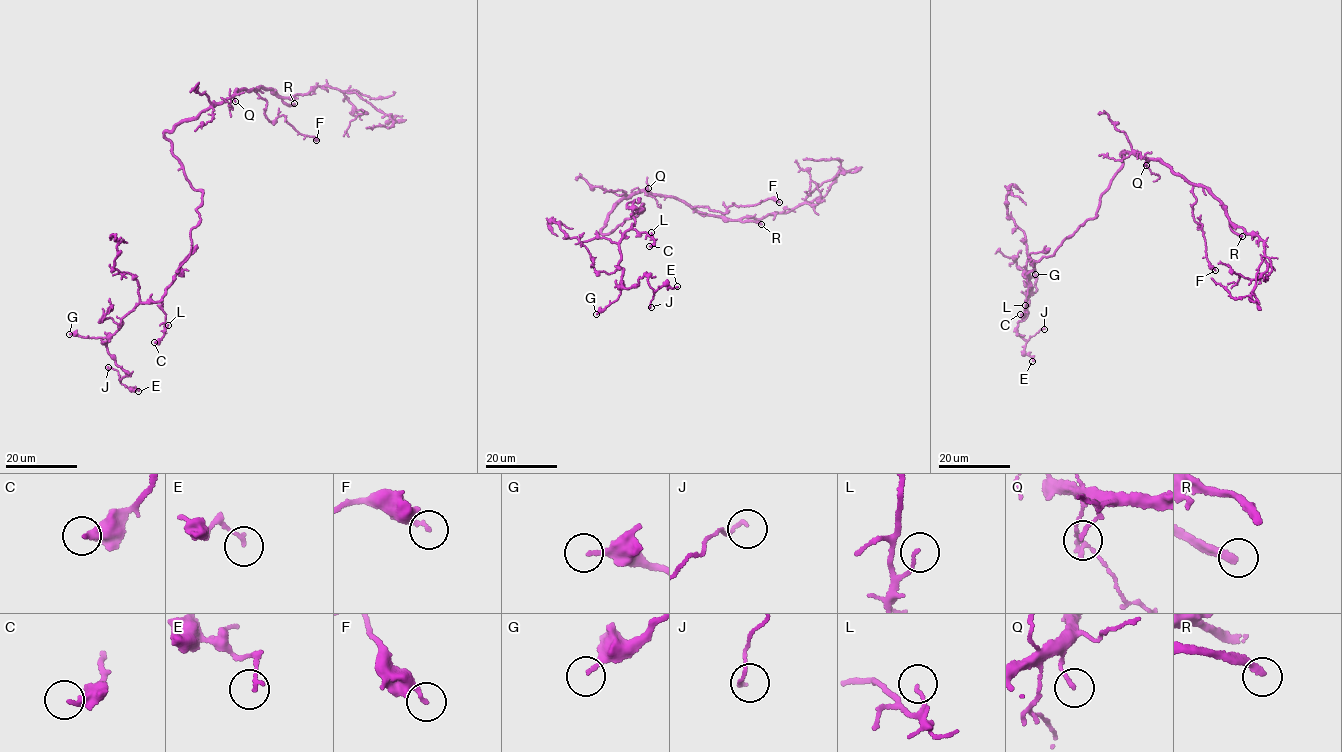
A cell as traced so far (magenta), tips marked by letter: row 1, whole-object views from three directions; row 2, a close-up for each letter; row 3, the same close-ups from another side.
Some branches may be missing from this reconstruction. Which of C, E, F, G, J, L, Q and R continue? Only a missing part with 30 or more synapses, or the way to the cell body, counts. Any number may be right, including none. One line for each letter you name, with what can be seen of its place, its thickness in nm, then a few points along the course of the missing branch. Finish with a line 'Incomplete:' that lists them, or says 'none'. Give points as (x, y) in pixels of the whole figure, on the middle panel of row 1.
R: place (761, 224); calibre 280 nm; course (761, 224), (796, 243), (815, 262), (813, 285), (821, 291), (825, 305), (851, 327)
Incomplete: R

